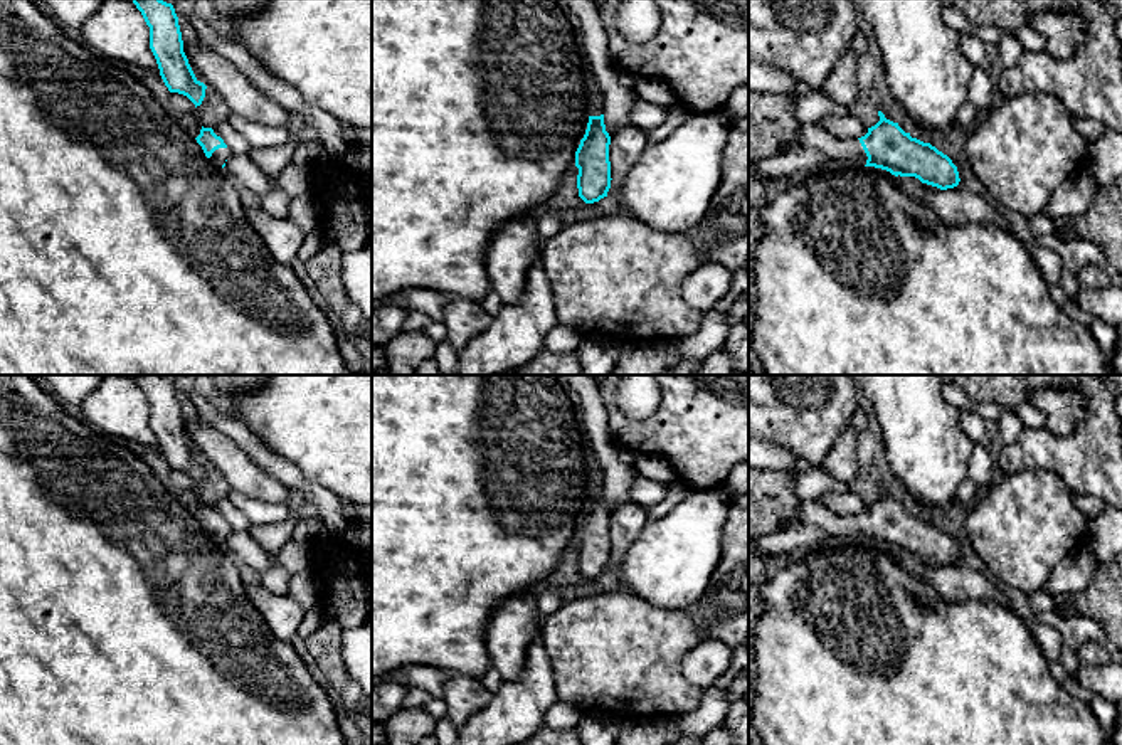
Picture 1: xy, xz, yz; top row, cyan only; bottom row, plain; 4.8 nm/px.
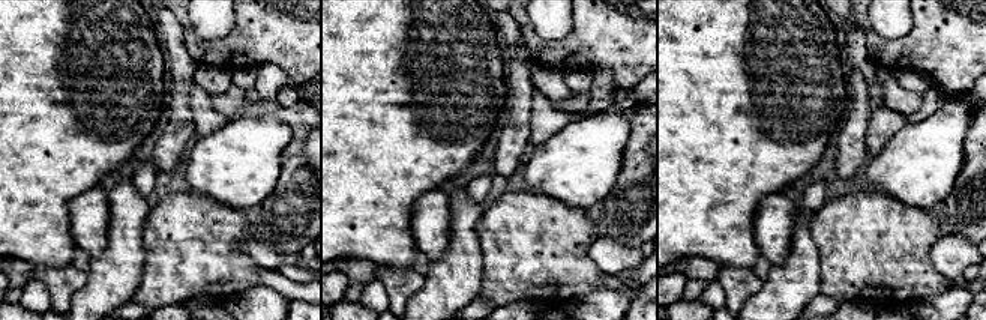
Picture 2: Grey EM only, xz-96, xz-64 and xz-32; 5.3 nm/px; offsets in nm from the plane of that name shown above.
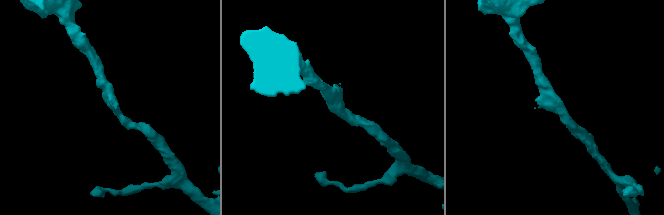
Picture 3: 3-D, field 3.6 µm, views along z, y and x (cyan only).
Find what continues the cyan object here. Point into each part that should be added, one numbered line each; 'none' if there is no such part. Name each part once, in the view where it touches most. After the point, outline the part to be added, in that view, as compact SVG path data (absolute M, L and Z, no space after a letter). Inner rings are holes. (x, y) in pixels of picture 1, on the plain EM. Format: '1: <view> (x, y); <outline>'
1: yz (848, 528); M802 501L797 518L786 518L781 528L796 523L816 525L843 543L865 543L868 536L858 515L838 515L821 501Z

